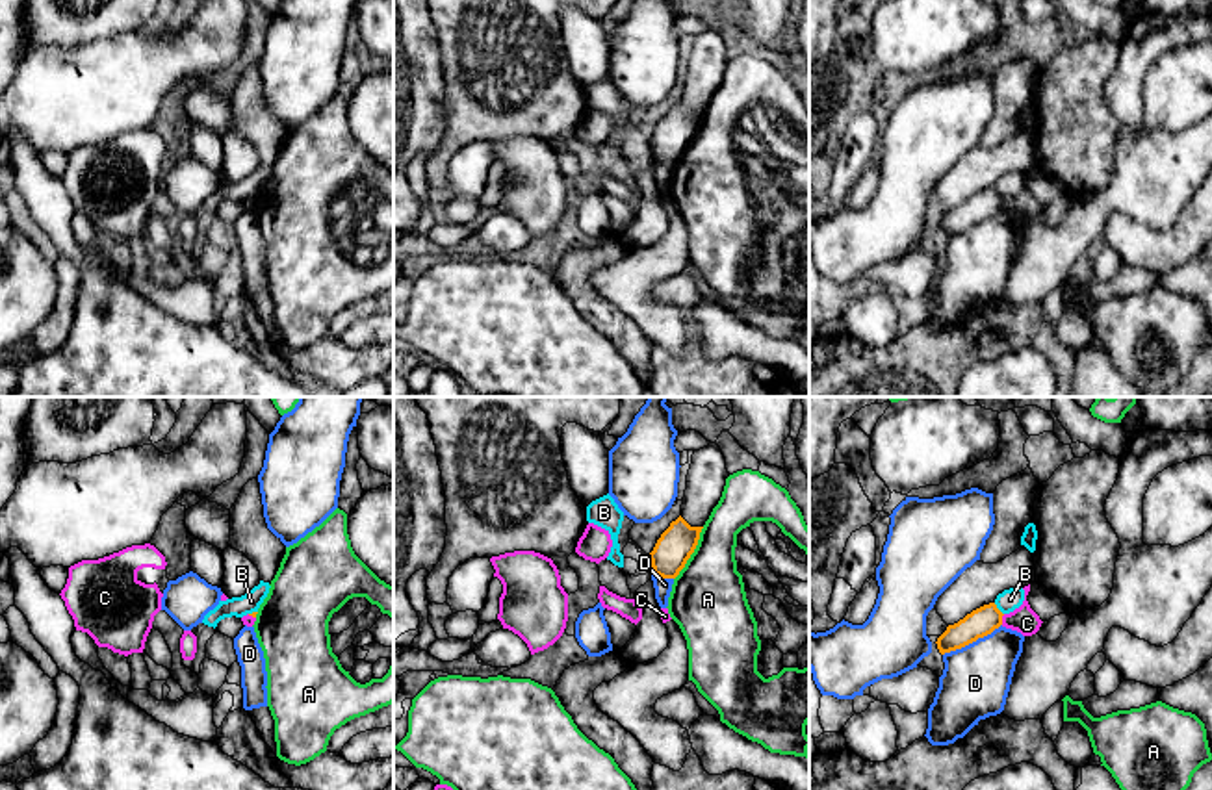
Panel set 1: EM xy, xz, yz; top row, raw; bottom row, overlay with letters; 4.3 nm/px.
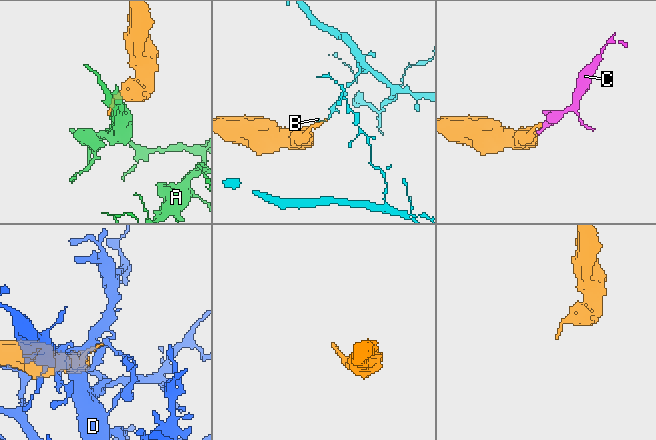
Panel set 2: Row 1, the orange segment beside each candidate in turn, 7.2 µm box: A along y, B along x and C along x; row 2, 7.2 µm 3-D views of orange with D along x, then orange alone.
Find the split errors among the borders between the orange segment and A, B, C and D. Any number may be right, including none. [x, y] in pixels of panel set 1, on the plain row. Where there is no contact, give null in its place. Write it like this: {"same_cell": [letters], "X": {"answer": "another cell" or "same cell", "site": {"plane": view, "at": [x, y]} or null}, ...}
{"same_cell": [], "A": {"answer": "another cell", "site": {"plane": "xz", "at": [693, 136]}}, "B": {"answer": "another cell", "site": {"plane": "yz", "at": [997, 193]}}, "C": {"answer": "another cell", "site": {"plane": "yz", "at": [1001, 204]}}, "D": {"answer": "another cell", "site": {"plane": "yz", "at": [971, 227]}}}

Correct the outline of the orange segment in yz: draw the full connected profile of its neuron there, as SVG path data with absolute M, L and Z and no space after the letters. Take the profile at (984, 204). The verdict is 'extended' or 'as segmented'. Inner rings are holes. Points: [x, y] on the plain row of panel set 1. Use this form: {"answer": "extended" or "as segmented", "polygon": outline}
{"answer": "as segmented", "polygon": "M995 187L984 189L954 210L948 210L947 215L937 223L937 234L941 239L961 234L978 223L991 219L1002 210L1002 197Z"}

